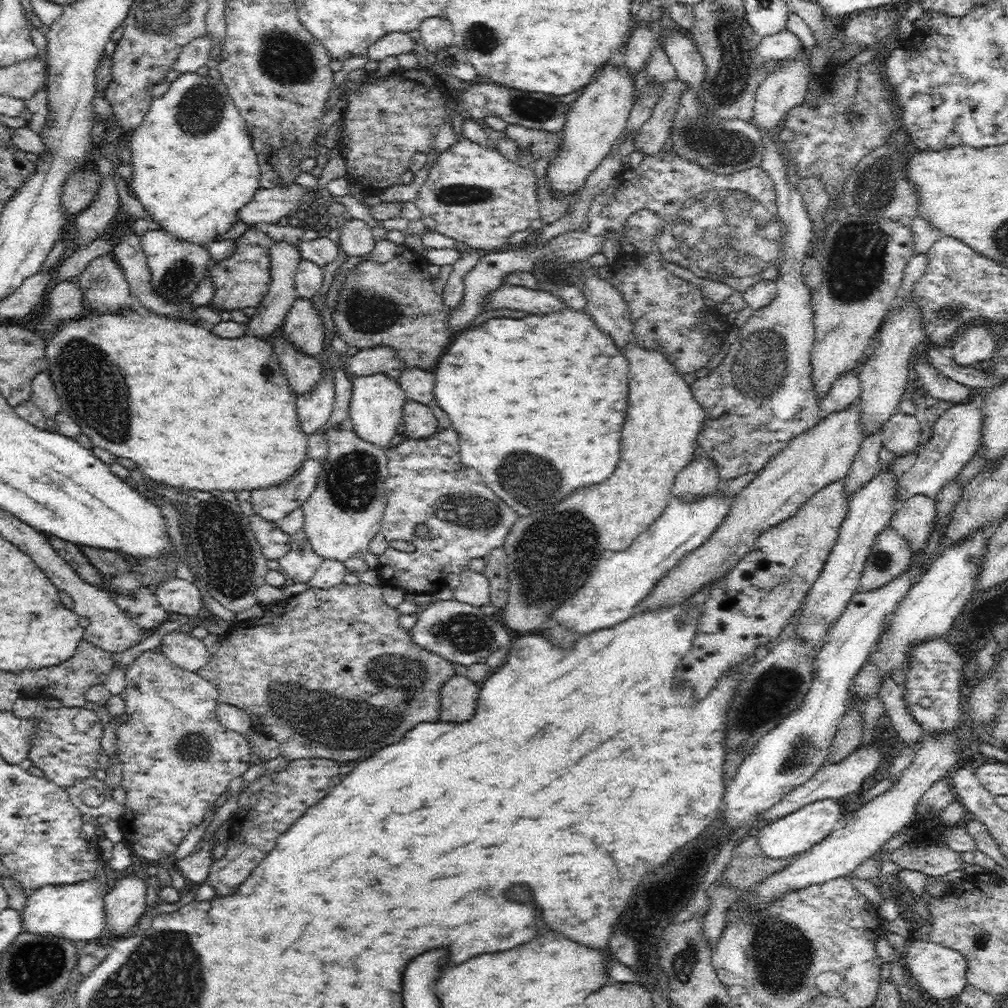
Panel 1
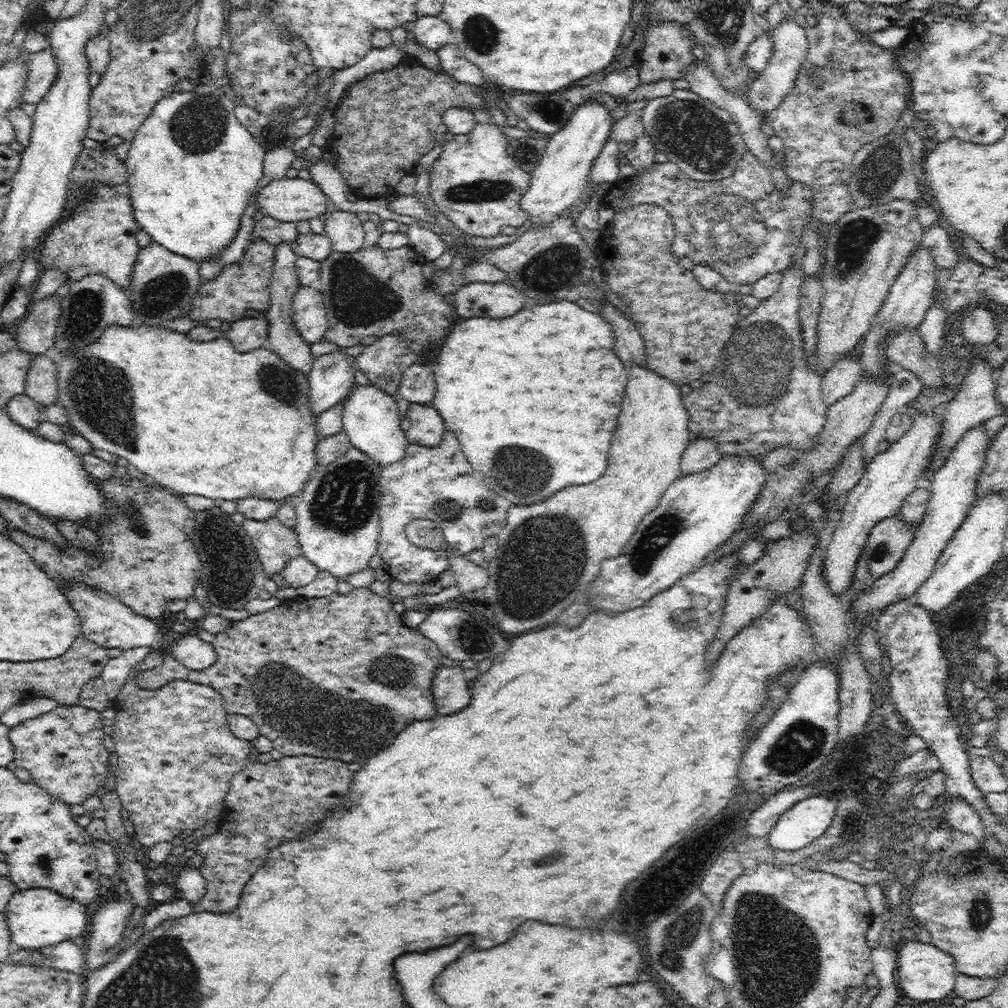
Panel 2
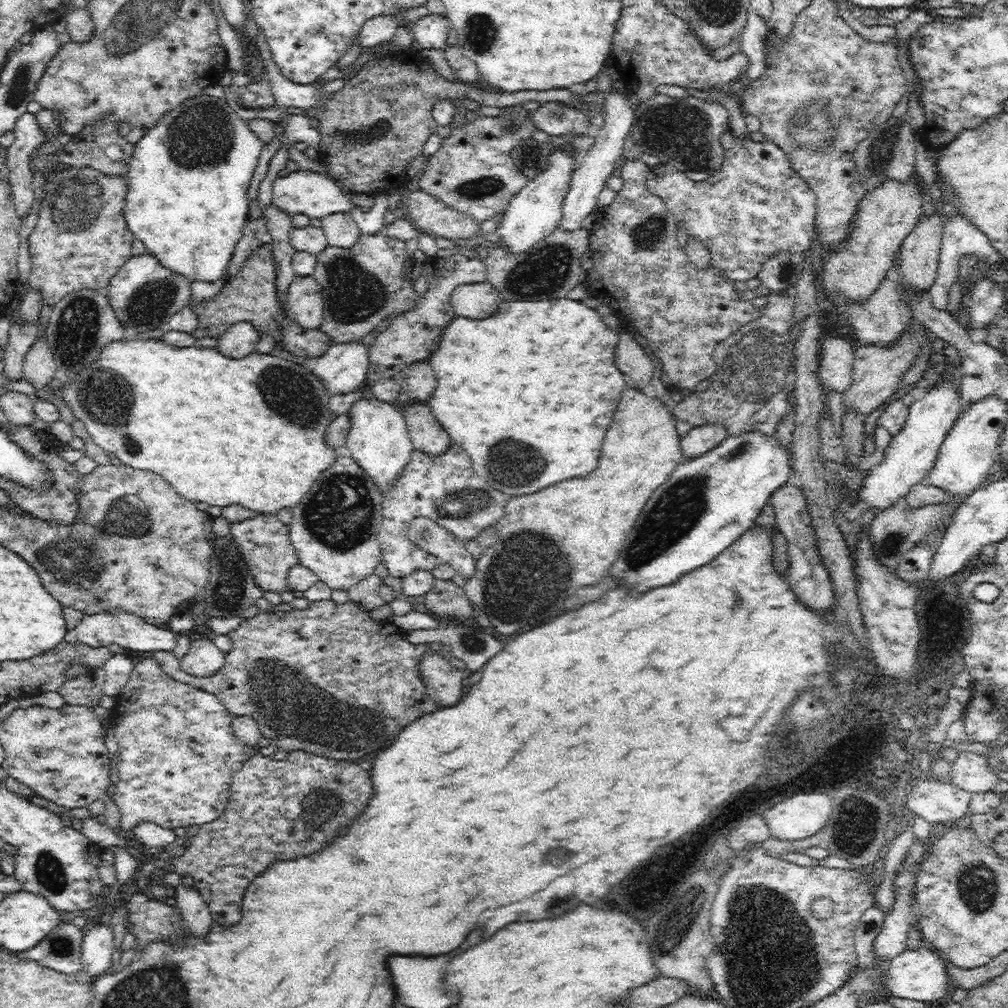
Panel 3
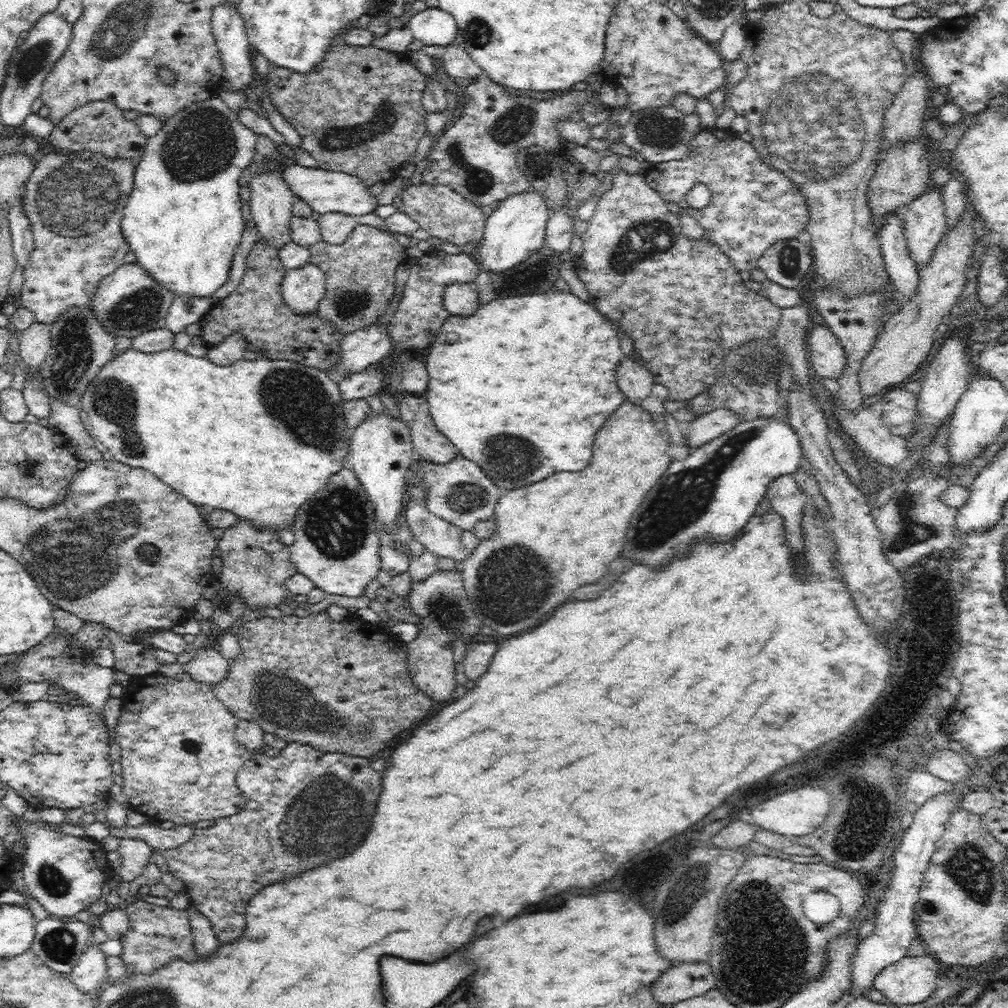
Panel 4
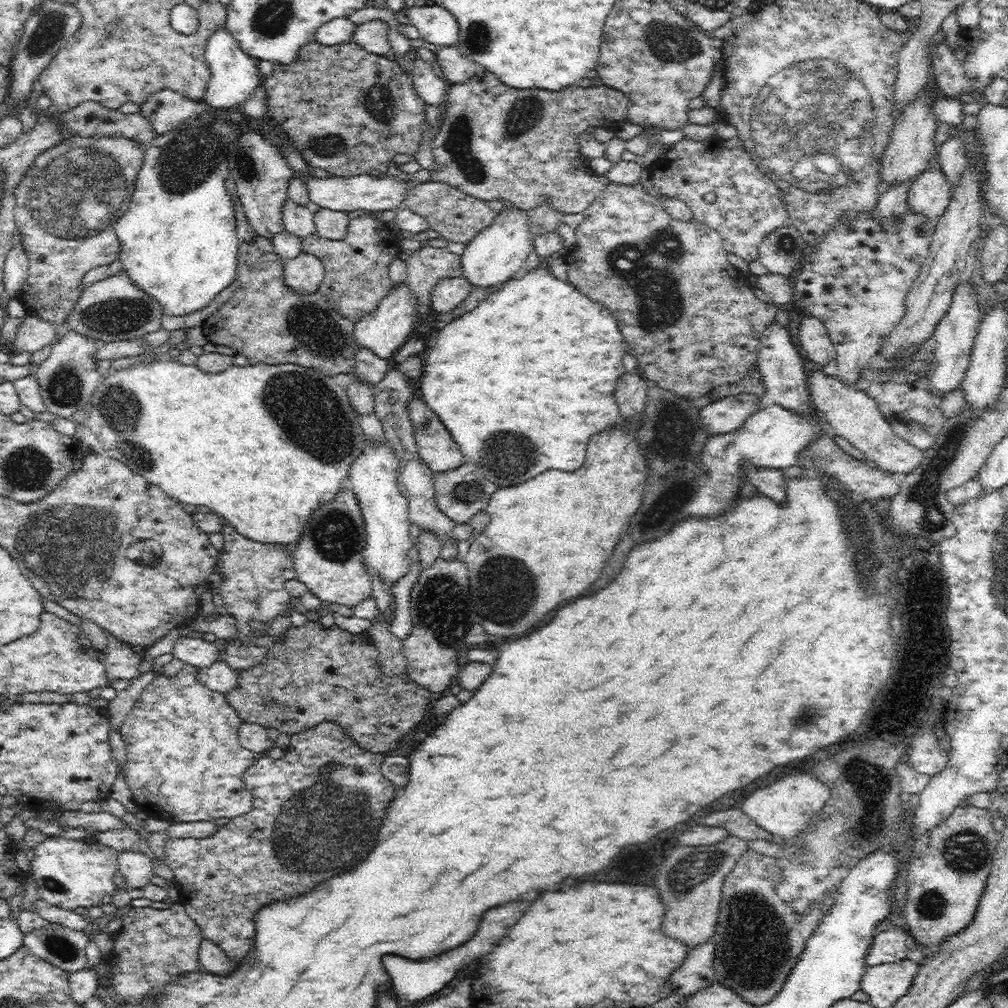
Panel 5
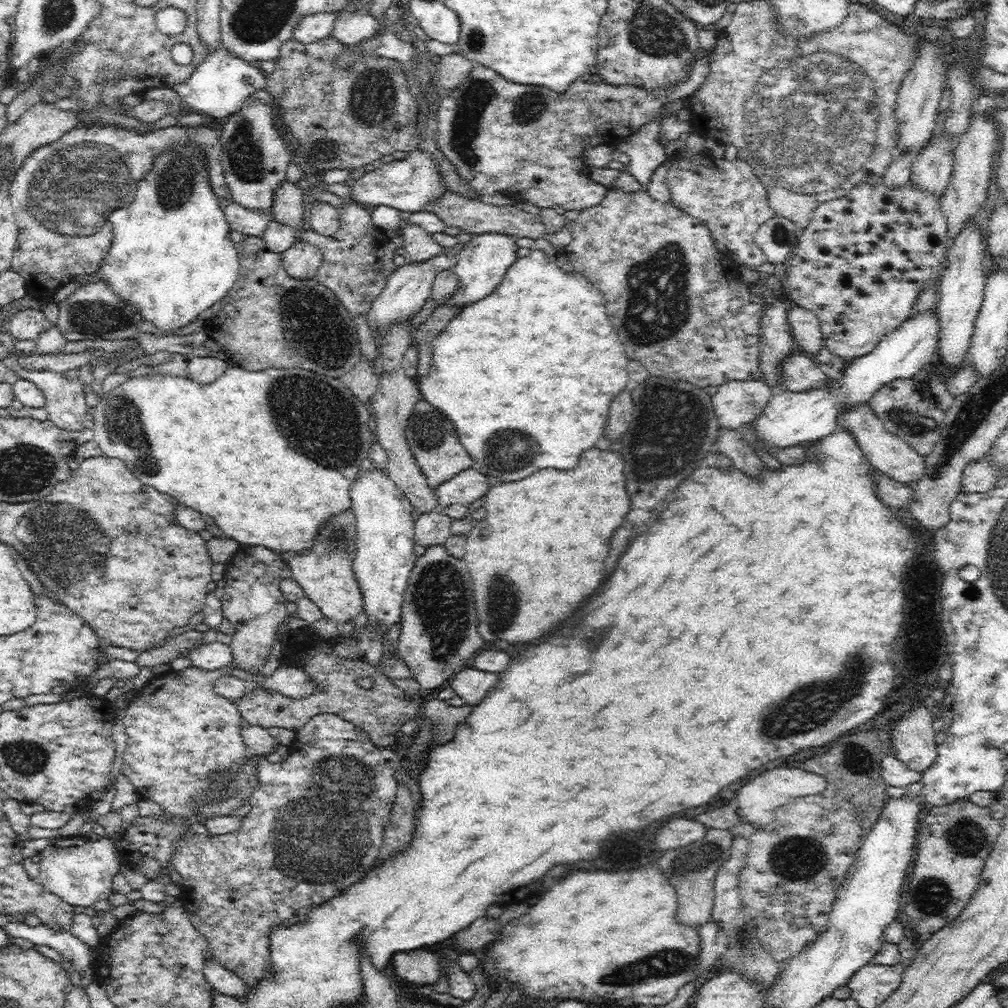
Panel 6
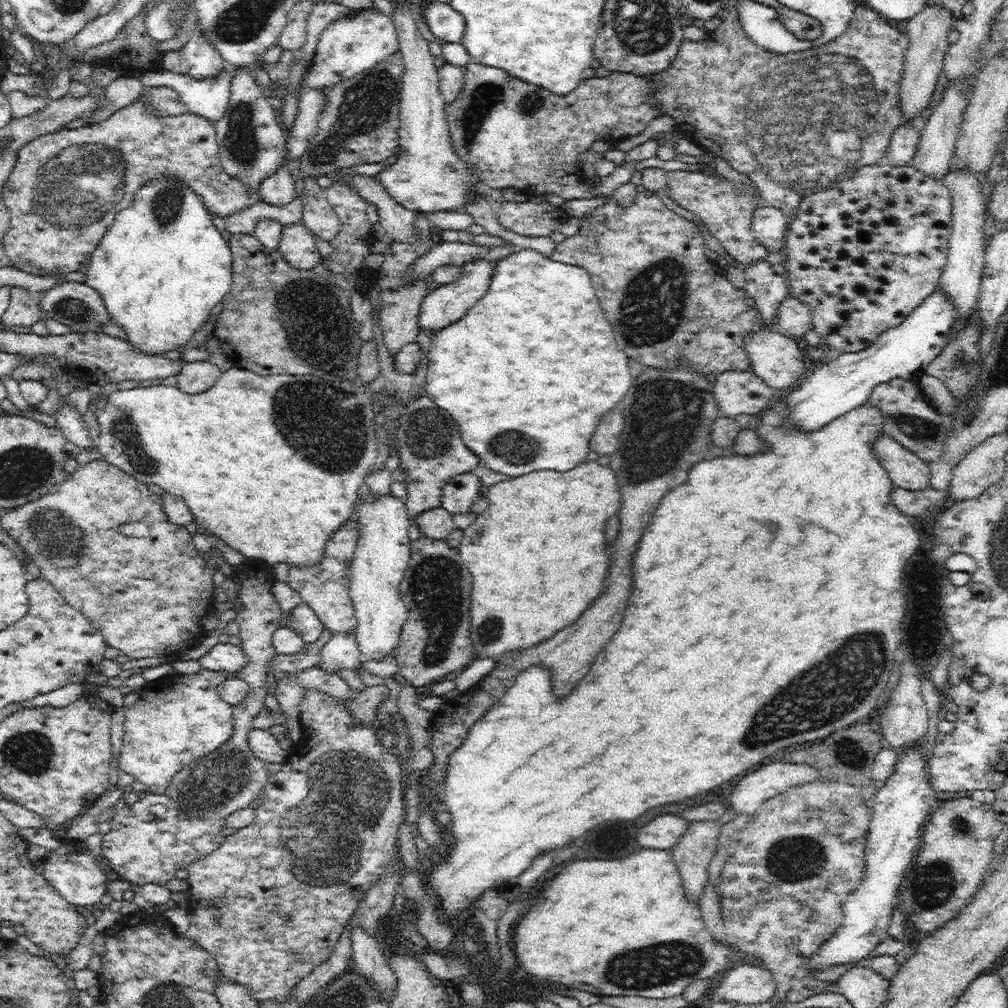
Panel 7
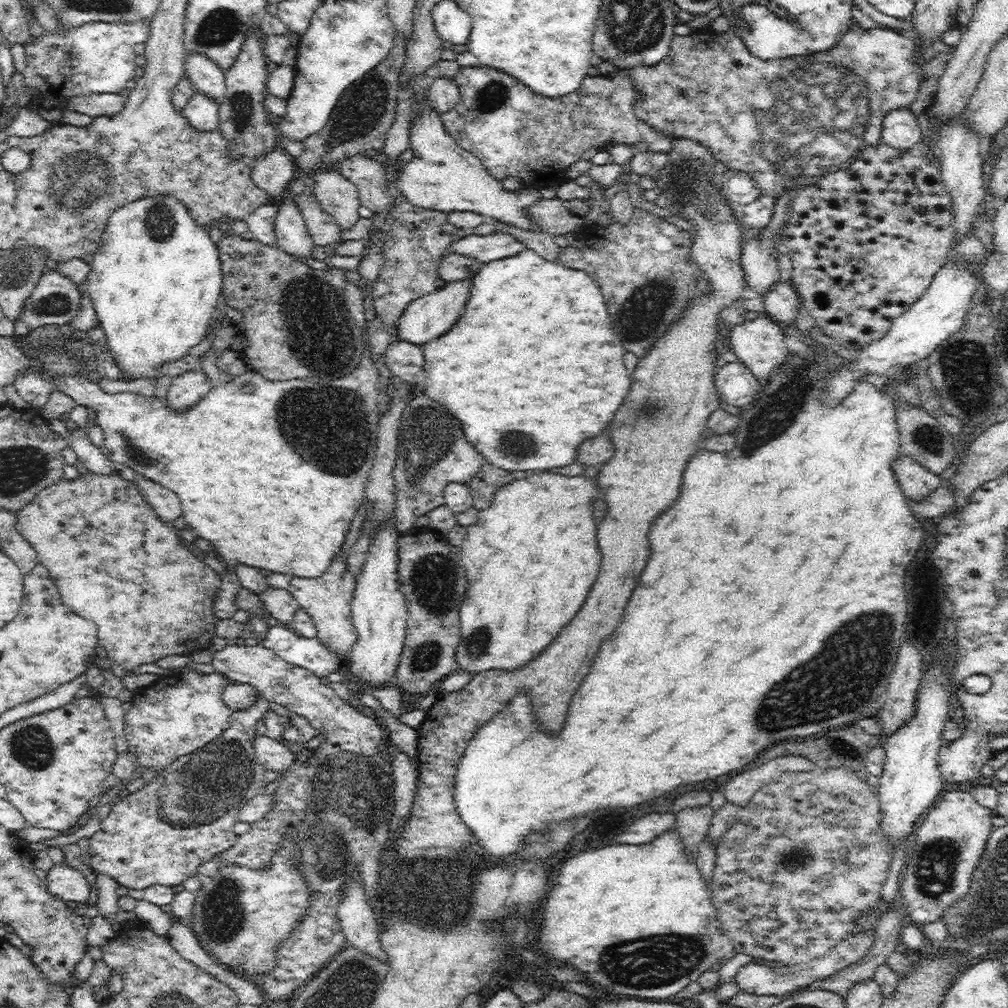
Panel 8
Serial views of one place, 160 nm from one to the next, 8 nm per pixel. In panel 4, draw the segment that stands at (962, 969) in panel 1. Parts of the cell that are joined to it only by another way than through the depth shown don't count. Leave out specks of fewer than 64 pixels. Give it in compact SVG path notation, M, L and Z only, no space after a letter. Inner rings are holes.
M932 954L904 957L880 970L872 986L893 1004L924 1002L937 989L938 963Z

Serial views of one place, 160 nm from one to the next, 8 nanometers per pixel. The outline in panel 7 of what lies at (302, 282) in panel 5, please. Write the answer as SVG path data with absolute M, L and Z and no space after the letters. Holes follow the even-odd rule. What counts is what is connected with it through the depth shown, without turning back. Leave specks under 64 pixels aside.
M300 222L284 223L279 251L290 266L300 270L318 269L321 256L316 247L315 234Z

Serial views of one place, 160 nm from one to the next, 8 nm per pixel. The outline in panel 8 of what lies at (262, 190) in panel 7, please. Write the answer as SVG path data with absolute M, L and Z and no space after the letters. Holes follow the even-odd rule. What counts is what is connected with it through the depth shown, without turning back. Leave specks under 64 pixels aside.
M278 148L273 149L269 154L253 161L251 166L253 170L251 176L256 187L266 190L269 196L287 196L286 188L294 178L294 159L287 152Z

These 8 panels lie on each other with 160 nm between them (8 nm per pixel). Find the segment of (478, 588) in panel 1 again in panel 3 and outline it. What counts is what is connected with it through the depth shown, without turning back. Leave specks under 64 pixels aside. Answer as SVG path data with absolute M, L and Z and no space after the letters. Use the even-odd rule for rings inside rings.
M416 517L408 529L409 540L427 550L439 563L449 564L466 580L476 572L476 558L468 553L463 540L432 519Z

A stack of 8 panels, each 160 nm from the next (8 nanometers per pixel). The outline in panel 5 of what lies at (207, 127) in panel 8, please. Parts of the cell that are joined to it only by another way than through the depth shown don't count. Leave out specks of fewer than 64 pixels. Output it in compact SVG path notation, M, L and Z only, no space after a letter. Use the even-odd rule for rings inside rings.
M224 26L214 31L208 39L204 59L210 67L210 80L202 96L208 108L214 108L217 111L239 108L248 100L249 94L262 84L263 77L259 72L257 60L239 47L238 41L228 33L228 29Z

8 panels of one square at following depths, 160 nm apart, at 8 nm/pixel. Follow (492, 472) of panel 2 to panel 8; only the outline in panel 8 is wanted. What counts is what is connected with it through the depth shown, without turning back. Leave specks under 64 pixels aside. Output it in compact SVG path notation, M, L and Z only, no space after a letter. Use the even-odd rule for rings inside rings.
M526 248L514 256L482 262L480 270L472 278L472 290L470 290L472 296L466 306L466 314L452 326L452 330L448 330L448 334L442 334L438 340L431 340L421 346L425 358L426 376L428 376L428 382L421 386L428 384L426 388L423 388L426 390L426 394L432 400L448 406L448 410L452 410L456 414L456 418L462 422L466 438L494 466L510 471L532 470L539 472L551 468L562 468L562 466L576 462L578 446L584 440L594 438L608 426L608 422L614 418L614 412L622 406L626 394L630 392L630 378L628 378L624 362L622 362L624 348L612 332L606 302L604 302L598 286L592 280L585 270L569 269L557 260L550 262L542 258L535 250Z

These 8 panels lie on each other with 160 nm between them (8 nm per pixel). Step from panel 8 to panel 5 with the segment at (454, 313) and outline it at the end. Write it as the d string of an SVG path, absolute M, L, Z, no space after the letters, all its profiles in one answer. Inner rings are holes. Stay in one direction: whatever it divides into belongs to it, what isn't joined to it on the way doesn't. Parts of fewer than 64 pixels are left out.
M504 208L500 211L494 222L482 232L466 243L466 249L460 256L462 263L463 277L466 278L473 287L498 287L502 283L511 280L525 268L526 258L530 252L534 252L534 241L530 241L528 234L528 213L518 208Z

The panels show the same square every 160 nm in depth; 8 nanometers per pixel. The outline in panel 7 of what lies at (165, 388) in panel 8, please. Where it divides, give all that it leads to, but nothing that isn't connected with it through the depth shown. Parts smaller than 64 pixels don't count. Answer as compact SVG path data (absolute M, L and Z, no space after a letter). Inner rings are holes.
M209 361L184 362L176 375L176 387L186 394L198 394L210 390L222 372Z

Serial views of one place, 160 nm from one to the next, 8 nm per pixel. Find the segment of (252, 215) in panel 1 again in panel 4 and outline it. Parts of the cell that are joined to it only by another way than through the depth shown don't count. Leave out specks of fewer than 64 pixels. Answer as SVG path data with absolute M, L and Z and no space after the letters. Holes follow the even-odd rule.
M295 165L288 166L282 172L282 177L288 183L293 195L302 198L304 203L308 203L310 209L320 215L336 212L359 217L374 213L378 206L379 198L372 197L368 187L360 179L350 174Z

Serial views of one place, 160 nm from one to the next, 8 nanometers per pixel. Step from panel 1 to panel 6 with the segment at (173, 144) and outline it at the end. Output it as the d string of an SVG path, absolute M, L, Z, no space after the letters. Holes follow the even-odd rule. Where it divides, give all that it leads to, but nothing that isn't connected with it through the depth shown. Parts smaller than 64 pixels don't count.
M180 143L178 148L172 148L168 152L162 152L154 161L152 170L144 180L140 181L137 187L135 197L132 204L128 207L120 208L112 212L109 217L113 228L113 238L110 244L110 250L106 254L106 258L100 262L97 272L92 275L80 275L74 277L72 282L83 282L88 278L93 277L92 282L106 282L112 291L116 293L116 297L120 298L125 304L129 304L138 314L141 320L150 321L152 325L156 325L156 330L159 334L172 332L177 328L186 326L194 322L197 316L200 316L207 308L215 305L216 302L222 300L229 292L239 278L239 254L235 249L235 244L230 239L230 227L226 221L224 212L219 206L219 198L216 197L208 179L209 167L203 150L199 150L194 143Z

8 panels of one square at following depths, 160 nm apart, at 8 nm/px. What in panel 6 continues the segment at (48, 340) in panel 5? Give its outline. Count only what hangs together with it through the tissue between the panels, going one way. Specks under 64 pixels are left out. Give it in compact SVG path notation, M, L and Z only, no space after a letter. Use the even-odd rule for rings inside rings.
M22 309L12 315L9 330L15 340L37 340L40 333L48 330L51 322L41 309Z

